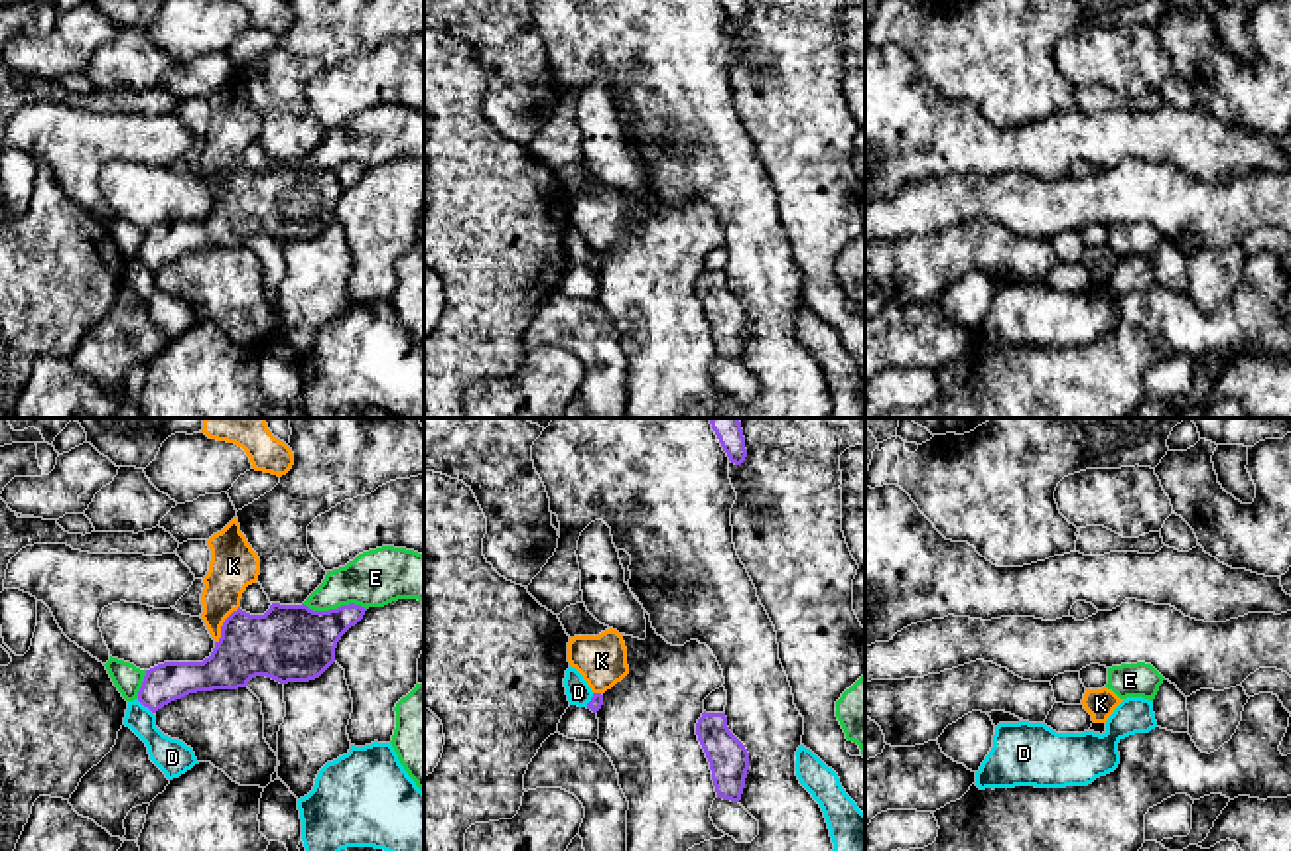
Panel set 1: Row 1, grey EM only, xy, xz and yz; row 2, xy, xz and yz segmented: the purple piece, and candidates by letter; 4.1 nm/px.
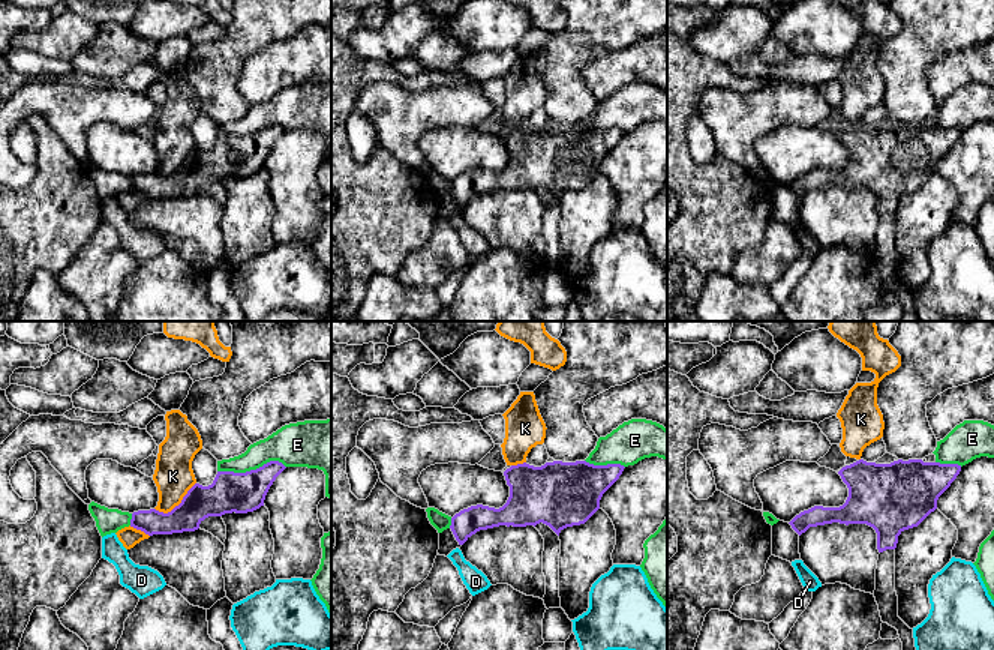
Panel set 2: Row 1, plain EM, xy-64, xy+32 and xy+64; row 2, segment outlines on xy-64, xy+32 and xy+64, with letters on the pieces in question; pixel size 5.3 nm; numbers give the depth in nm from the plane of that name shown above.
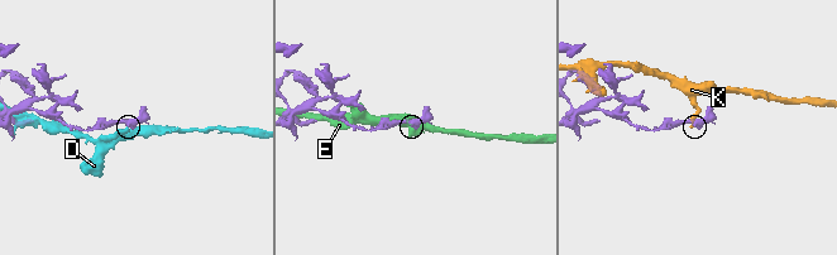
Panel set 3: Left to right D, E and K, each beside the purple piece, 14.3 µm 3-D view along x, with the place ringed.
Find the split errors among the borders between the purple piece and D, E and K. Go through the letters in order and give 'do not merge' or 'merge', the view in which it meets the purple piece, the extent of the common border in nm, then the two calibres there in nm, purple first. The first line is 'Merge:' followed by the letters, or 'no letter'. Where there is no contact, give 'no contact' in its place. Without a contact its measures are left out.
Merge: no letter
D: do not merge; contact in xy; length 90 nm; calibres 160 and 150 nm
E: do not merge; contact in xy; length 260 nm; calibres 320 and 240 nm
K: do not merge; contact in xy; length 190 nm; calibres 280 and 200 nm

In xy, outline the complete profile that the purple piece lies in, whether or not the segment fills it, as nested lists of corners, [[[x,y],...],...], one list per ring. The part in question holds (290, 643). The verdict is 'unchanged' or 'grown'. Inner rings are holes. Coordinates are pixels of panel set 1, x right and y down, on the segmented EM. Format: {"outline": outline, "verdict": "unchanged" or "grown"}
{"outline": [[[272,603],[264,615],[238,607],[225,619],[209,658],[146,670],[138,701],[156,713],[189,693],[246,687],[256,676],[280,684],[315,680],[335,662],[337,642],[365,611],[355,603],[329,611]]], "verdict": "unchanged"}

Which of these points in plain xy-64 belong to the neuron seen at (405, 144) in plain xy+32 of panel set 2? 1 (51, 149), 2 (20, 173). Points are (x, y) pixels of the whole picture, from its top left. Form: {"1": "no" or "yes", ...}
{"1": "no", "2": "yes"}

